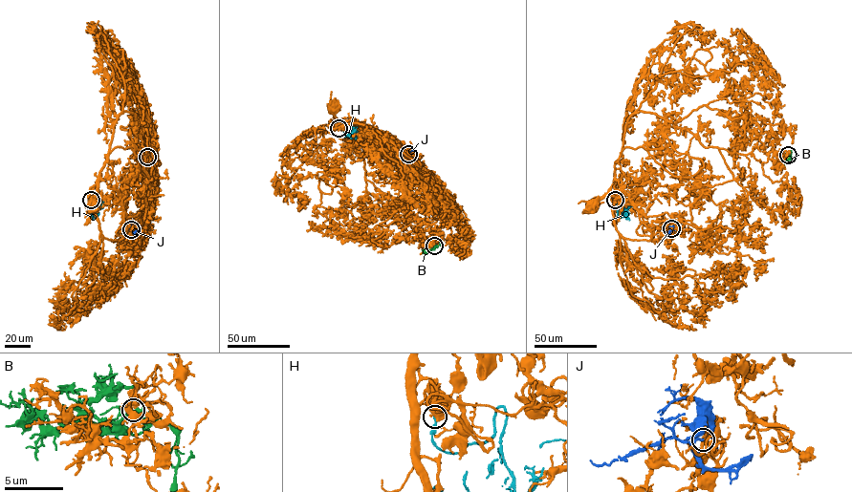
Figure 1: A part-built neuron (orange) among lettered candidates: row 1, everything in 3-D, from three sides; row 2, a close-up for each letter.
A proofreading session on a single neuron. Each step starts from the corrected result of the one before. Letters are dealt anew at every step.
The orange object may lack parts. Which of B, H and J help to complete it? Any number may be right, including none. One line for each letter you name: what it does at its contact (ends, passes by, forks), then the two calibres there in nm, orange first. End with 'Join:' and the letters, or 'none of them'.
H: It ends there. Thickness 700 nm (orange) against 220 nm
J: It ends there. Thickness 140 nm (orange) against 180 nm
Join: H, J

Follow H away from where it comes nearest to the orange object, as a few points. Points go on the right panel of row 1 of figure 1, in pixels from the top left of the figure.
H: (615, 200), (629, 220)

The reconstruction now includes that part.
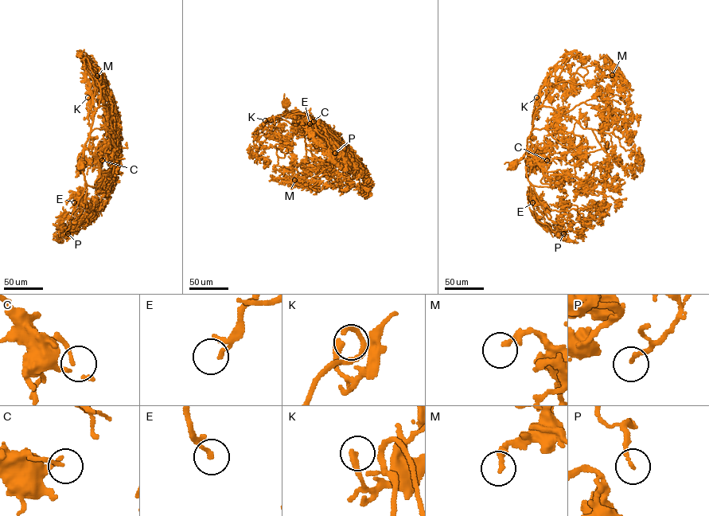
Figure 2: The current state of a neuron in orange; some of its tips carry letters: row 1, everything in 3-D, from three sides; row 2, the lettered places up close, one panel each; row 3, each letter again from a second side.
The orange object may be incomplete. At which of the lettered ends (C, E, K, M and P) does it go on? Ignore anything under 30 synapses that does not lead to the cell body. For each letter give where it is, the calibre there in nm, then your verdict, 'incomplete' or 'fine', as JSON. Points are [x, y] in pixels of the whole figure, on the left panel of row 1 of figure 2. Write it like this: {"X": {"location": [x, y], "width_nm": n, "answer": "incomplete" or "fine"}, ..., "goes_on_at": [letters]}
{"C": {"location": [102, 160], "width_nm": 130, "answer": "fine"}, "E": {"location": [74, 202], "width_nm": 140, "answer": "incomplete"}, "K": {"location": [87, 97], "width_nm": 280, "answer": "fine"}, "M": {"location": [97, 76], "width_nm": 200, "answer": "fine"}, "P": {"location": [68, 233], "width_nm": 140, "answer": "fine"}, "goes_on_at": ["E"]}

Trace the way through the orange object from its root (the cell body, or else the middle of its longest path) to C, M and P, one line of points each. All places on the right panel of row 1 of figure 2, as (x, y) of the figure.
C: (513, 165), (522, 158), (527, 149), (535, 157), (547, 160)
M: (513, 165), (527, 150), (535, 111), (555, 84), (565, 81), (584, 84), (612, 75)
P: (513, 165), (527, 149), (526, 173), (530, 185), (531, 201), (537, 220), (555, 232), (562, 229), (563, 233)

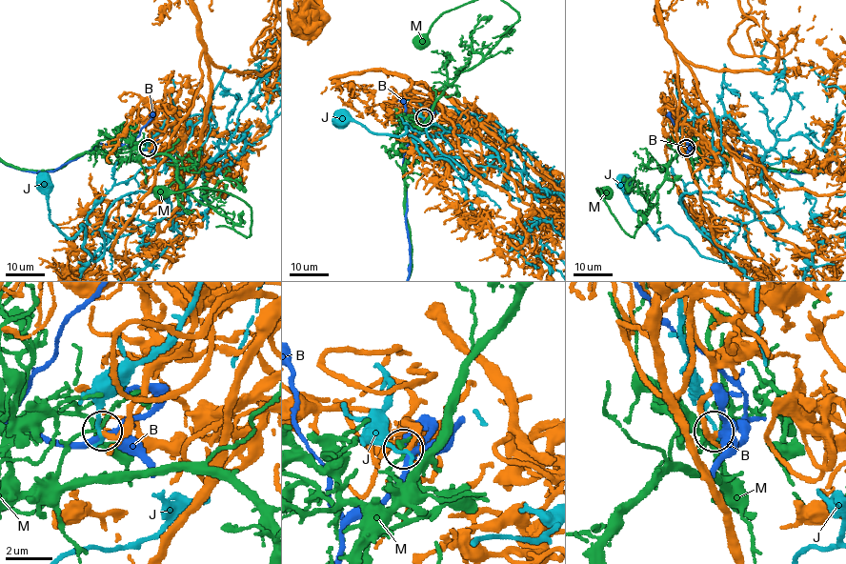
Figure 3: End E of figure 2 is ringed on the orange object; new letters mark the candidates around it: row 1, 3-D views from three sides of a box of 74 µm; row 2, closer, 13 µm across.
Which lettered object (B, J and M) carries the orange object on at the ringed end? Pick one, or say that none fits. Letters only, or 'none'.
none

